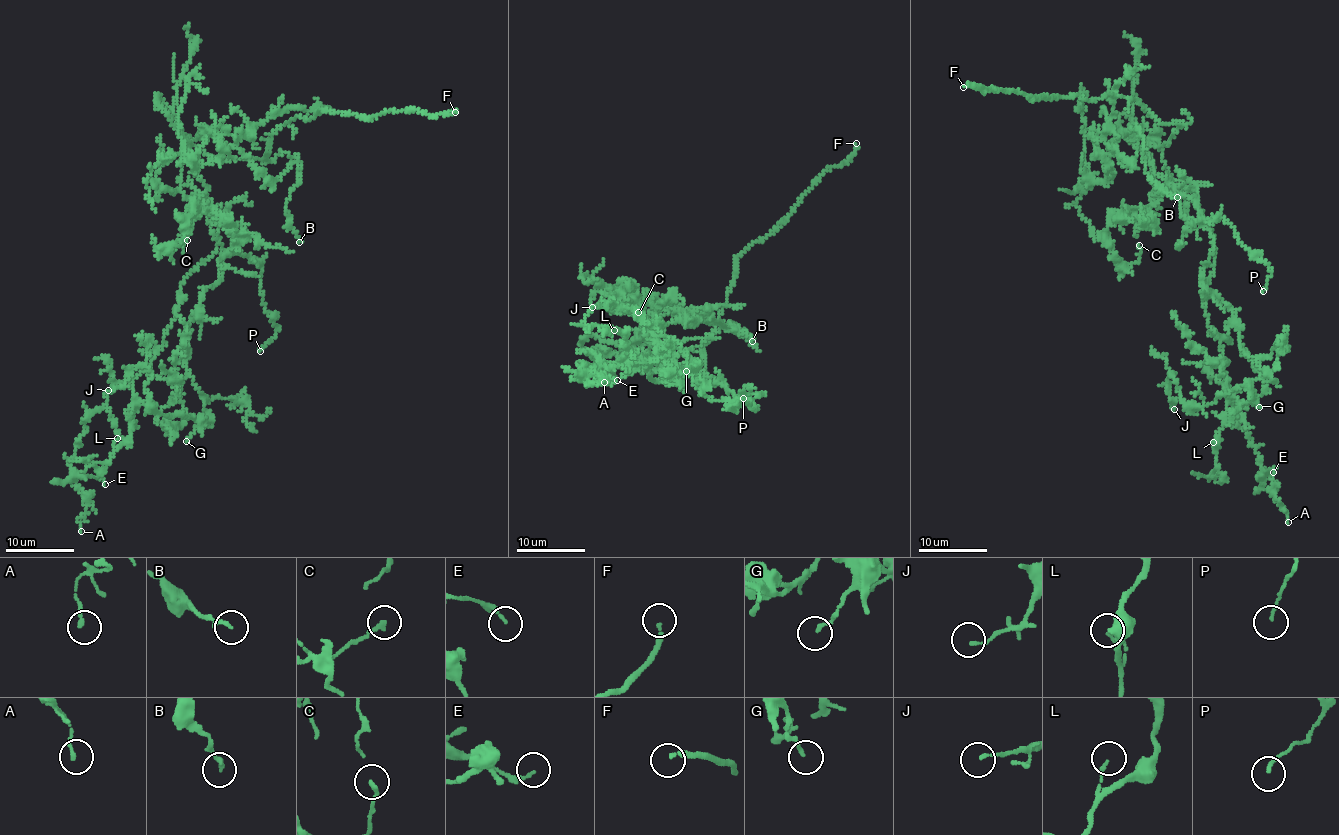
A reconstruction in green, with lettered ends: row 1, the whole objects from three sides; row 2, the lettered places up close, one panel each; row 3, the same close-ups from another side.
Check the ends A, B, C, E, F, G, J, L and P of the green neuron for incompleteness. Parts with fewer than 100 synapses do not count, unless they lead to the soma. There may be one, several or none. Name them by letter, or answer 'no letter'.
F

